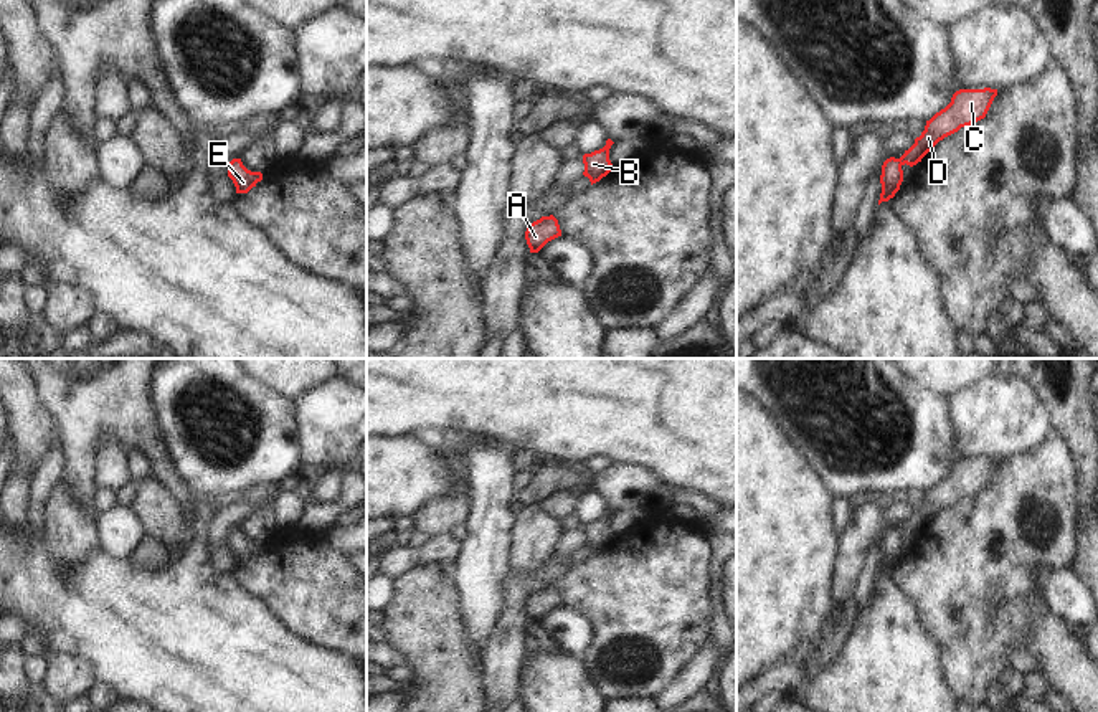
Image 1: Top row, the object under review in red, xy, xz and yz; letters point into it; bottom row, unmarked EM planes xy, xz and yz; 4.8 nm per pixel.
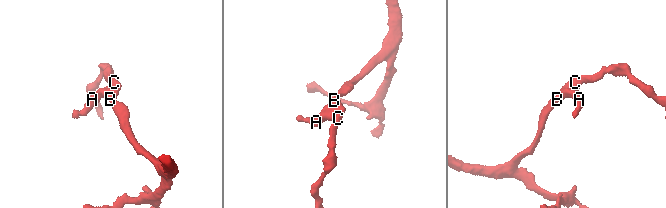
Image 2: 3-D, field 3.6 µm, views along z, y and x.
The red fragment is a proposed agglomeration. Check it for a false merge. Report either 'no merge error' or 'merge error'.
no merge error

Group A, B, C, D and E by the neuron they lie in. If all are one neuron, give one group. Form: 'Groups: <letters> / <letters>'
Groups: A B C D E.

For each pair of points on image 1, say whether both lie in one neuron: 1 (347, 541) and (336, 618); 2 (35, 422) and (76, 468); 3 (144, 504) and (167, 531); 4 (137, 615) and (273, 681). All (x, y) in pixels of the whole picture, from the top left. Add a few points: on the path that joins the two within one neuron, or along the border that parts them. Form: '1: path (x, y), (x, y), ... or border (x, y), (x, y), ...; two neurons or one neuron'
1: border (322, 537), (342, 554); two neurons
2: border (42, 403), (53, 418), (58, 440); two neurons
3: path (151, 511), (164, 524); one neuron
4: path (170, 638), (187, 640), (240, 681); one neuron

